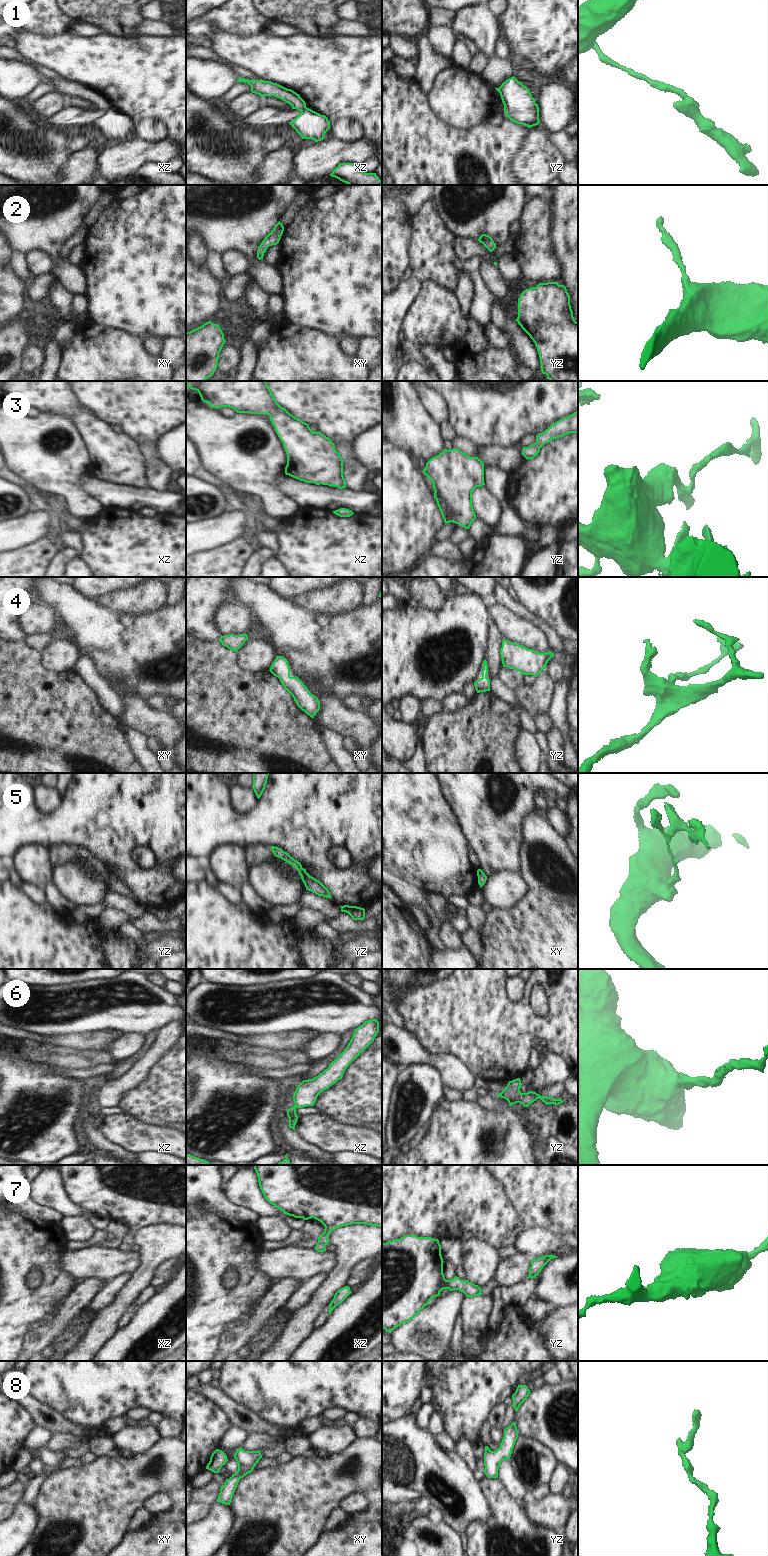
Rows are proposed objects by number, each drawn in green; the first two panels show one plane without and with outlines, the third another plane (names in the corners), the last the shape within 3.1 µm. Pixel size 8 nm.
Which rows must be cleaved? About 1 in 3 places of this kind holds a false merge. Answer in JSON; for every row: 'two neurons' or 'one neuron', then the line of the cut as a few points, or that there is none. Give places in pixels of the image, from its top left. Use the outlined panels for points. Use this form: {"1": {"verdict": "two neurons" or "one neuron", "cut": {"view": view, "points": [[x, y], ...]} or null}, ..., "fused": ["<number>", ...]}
{"1": {"verdict": "two neurons", "cut": {"view": "xz", "points": [[306, 107], [301, 111]]}}, "2": {"verdict": "one neuron", "cut": null}, "3": {"verdict": "one neuron", "cut": null}, "4": {"verdict": "one neuron", "cut": null}, "5": {"verdict": "one neuron", "cut": null}, "6": {"verdict": "two neurons", "cut": {"view": "yz", "points": [[520, 1092], [518, 1095], [519, 1102]]}}, "7": {"verdict": "one neuron", "cut": null}, "8": {"verdict": "one neuron", "cut": null}, "fused": ["1", "6"]}

